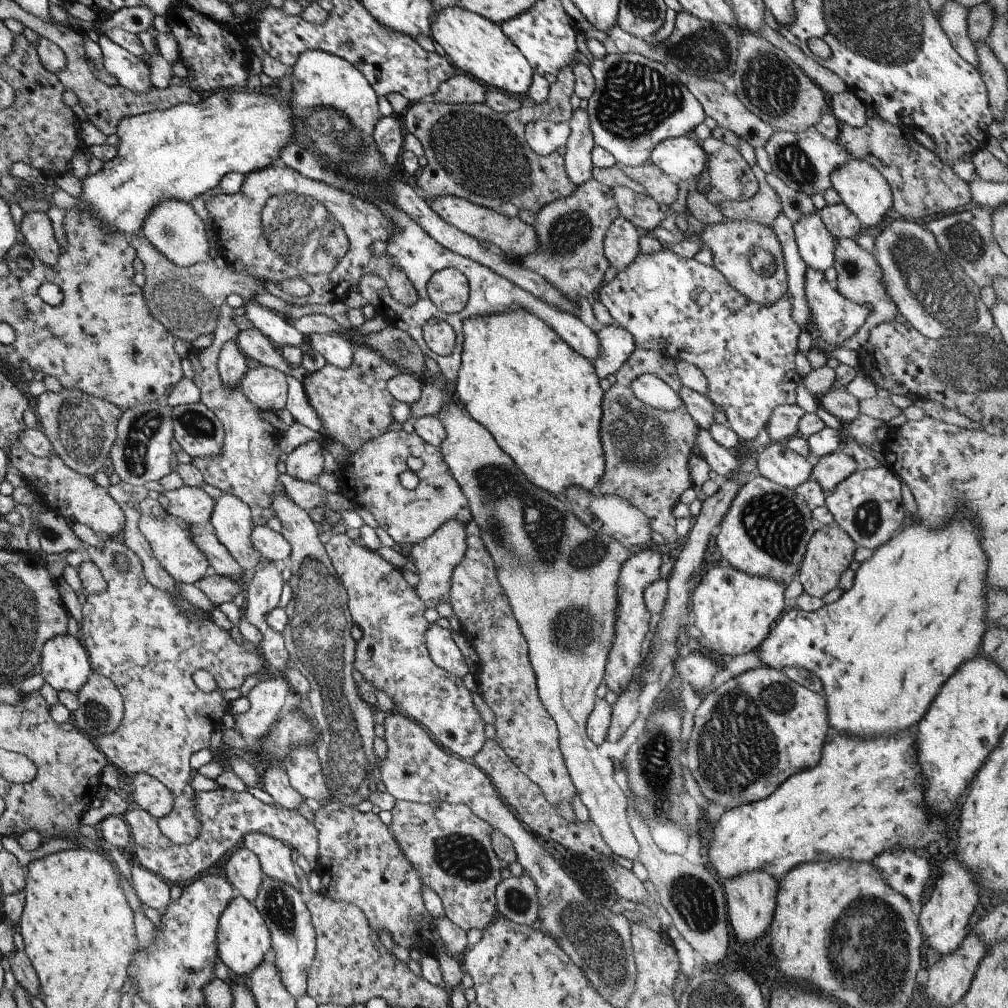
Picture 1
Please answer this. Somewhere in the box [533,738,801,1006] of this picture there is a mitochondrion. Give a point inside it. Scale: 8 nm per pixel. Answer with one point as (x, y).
(595, 941)

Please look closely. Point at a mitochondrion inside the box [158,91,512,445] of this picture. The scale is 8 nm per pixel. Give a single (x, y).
(299, 230)

